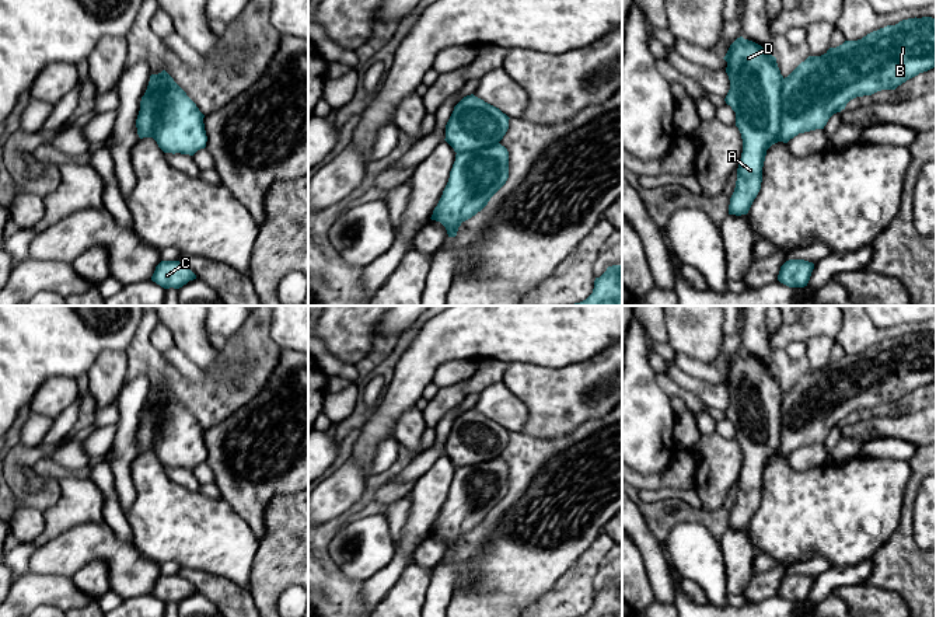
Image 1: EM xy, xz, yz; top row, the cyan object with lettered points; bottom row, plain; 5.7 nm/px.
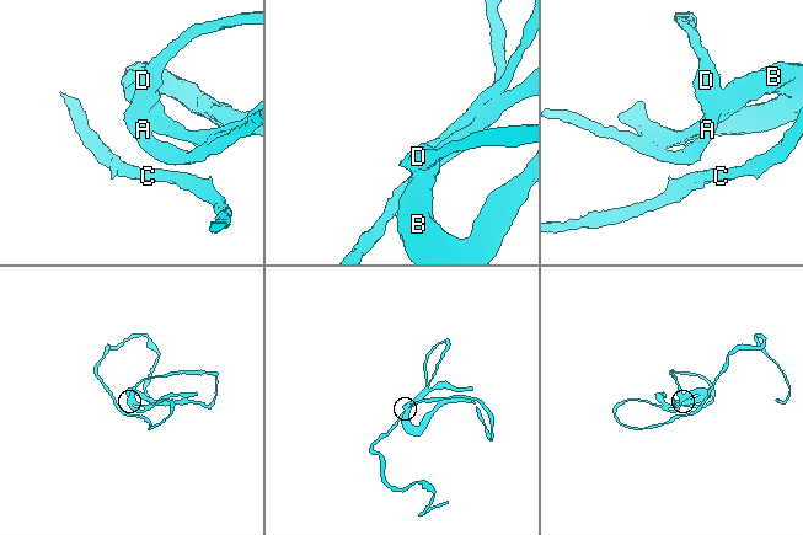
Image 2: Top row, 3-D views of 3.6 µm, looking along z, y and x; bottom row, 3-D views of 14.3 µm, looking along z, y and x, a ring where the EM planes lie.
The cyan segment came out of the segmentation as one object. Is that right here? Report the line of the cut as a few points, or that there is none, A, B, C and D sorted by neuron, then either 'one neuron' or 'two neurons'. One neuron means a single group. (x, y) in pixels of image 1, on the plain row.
no cut | A B C D | one neuron

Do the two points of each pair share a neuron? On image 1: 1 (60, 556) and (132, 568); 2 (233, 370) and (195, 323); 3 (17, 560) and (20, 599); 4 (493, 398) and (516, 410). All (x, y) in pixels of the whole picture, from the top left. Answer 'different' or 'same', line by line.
1: same
2: same
3: different
4: same

